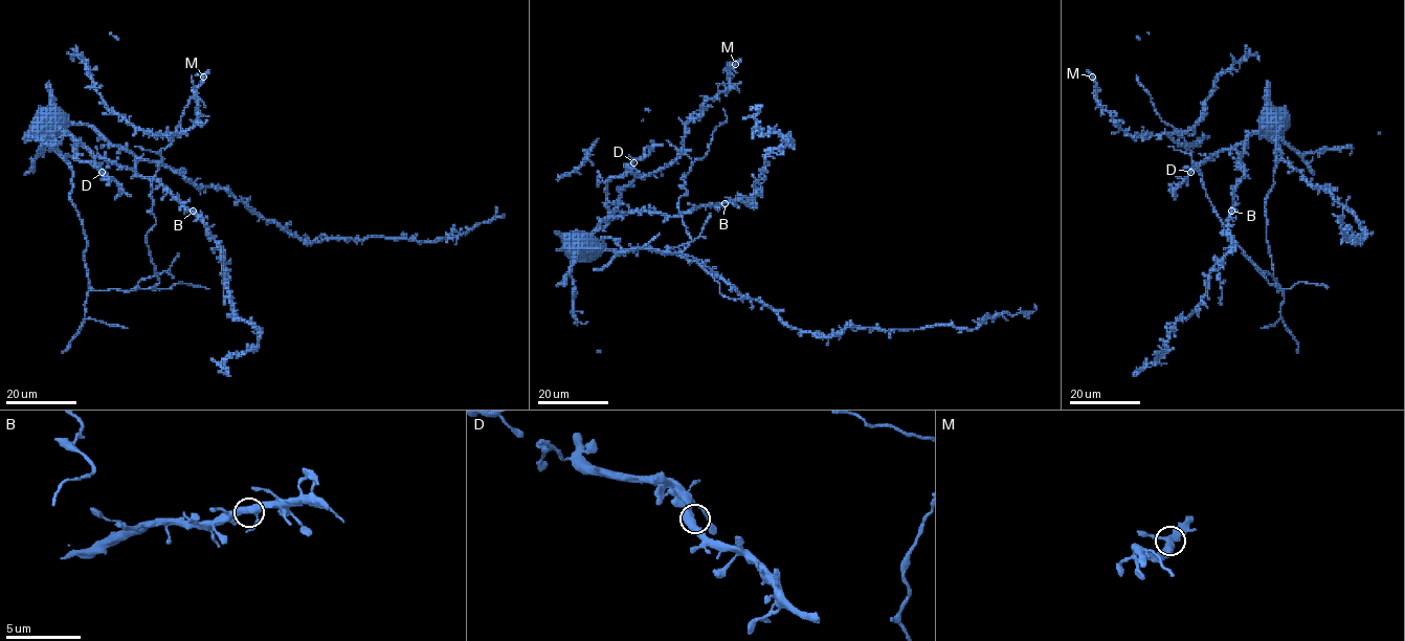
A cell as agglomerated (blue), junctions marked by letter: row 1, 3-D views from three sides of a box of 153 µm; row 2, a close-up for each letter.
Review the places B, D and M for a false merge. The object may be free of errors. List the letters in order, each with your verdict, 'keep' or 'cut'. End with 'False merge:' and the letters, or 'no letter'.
B: keep
D: keep
M: keep
False merge: no letter

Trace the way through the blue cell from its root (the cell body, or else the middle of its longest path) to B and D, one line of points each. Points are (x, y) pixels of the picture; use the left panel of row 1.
B: (71, 176), (69, 163), (51, 144), (59, 131), (65, 131), (76, 138), (95, 156), (159, 180), (193, 211)
D: (71, 176), (69, 163), (51, 144), (59, 131), (66, 131), (77, 142), (79, 160), (92, 162), (102, 172)

